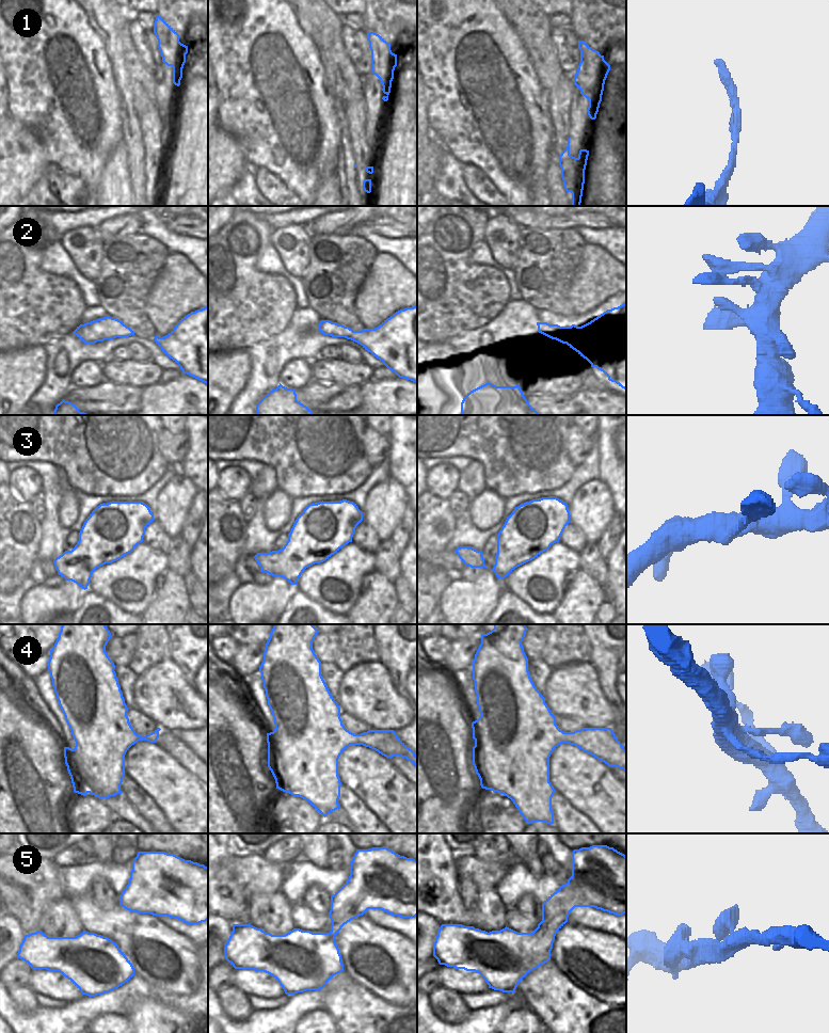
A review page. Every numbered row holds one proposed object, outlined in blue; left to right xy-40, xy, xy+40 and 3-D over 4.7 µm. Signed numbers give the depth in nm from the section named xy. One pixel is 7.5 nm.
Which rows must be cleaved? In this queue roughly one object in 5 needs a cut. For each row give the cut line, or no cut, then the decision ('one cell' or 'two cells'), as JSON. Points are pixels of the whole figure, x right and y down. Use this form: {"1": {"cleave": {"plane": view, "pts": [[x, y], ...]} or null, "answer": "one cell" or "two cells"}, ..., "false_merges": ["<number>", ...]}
{"1": {"cleave": {"plane": "xy+40", "pts": [[578, 158], [574, 168], [575, 176], [584, 179]]}, "answer": "two cells"}, "2": {"cleave": null, "answer": "one cell"}, "3": {"cleave": null, "answer": "one cell"}, "4": {"cleave": null, "answer": "one cell"}, "5": {"cleave": null, "answer": "one cell"}, "false_merges": ["1"]}

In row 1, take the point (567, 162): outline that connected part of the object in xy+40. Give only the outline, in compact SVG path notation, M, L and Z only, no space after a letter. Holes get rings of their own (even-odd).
M570 138L568 146L559 156L559 165L561 168L561 178L567 192L572 193L572 206L580 206L585 179L577 179L574 168L578 163L578 158L570 155Z

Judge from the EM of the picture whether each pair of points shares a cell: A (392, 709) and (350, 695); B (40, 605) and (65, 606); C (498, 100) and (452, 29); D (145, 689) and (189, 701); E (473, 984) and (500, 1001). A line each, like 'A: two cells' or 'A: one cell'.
A: one cell
B: one cell
C: one cell
D: one cell
E: two cells

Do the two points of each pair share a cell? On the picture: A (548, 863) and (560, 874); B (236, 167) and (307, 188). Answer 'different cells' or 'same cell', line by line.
A: same cell
B: different cells

